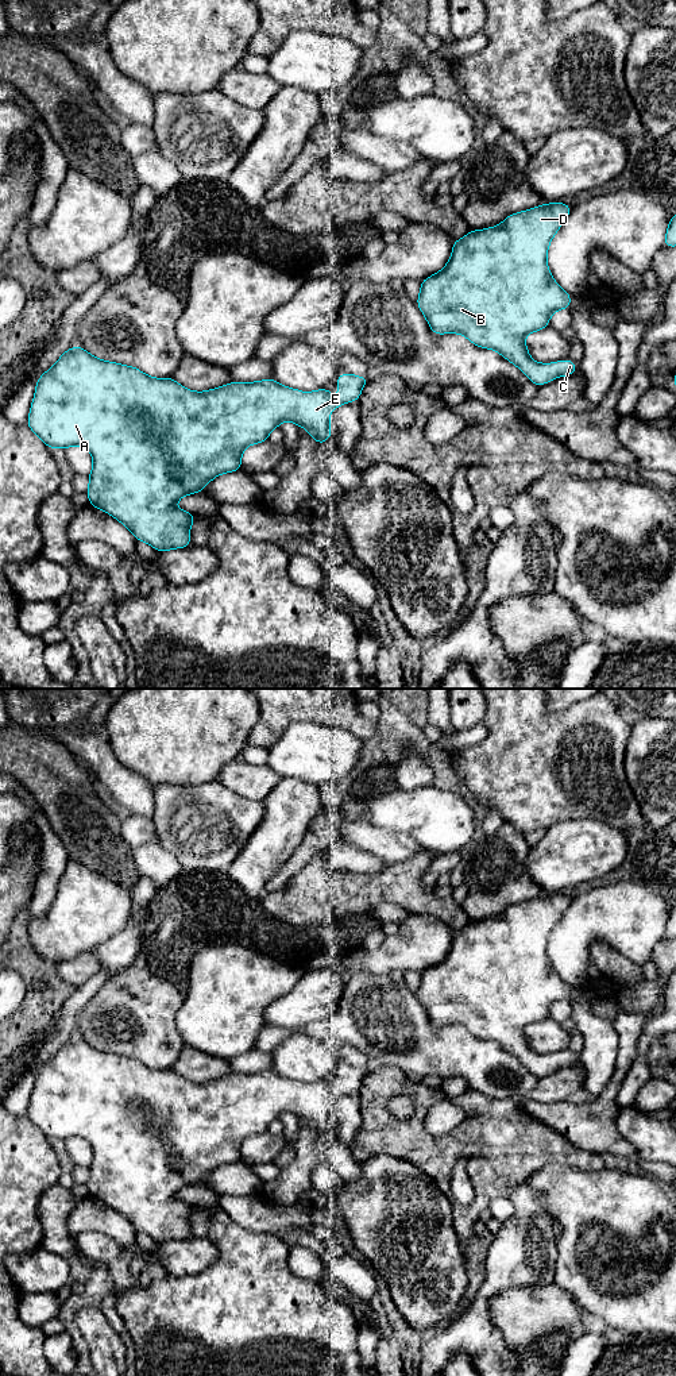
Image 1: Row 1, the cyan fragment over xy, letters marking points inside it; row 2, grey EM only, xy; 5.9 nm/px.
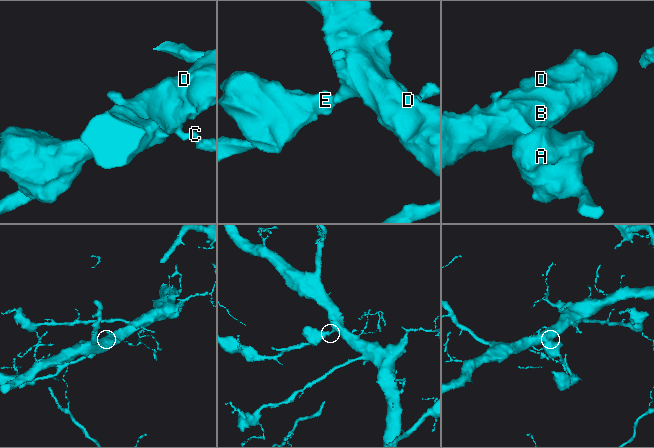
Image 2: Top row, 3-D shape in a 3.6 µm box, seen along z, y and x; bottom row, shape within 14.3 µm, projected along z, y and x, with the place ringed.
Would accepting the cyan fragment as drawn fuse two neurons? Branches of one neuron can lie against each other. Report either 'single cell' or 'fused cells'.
single cell

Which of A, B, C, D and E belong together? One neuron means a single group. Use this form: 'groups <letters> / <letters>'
groups A B C D E

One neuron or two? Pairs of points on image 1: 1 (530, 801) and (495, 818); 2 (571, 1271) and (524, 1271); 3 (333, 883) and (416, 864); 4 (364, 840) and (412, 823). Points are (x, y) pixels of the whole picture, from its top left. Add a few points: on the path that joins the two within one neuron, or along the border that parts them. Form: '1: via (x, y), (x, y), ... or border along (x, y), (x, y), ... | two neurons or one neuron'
1: border along (487, 810), (495, 810), (505, 821) | two neurons
2: border along (557, 1240), (553, 1282) | two neurons
3: via (354, 886), (390, 886), (396, 883) | one neuron
4: border along (362, 817), (374, 825), (404, 832), (420, 844) | two neurons

